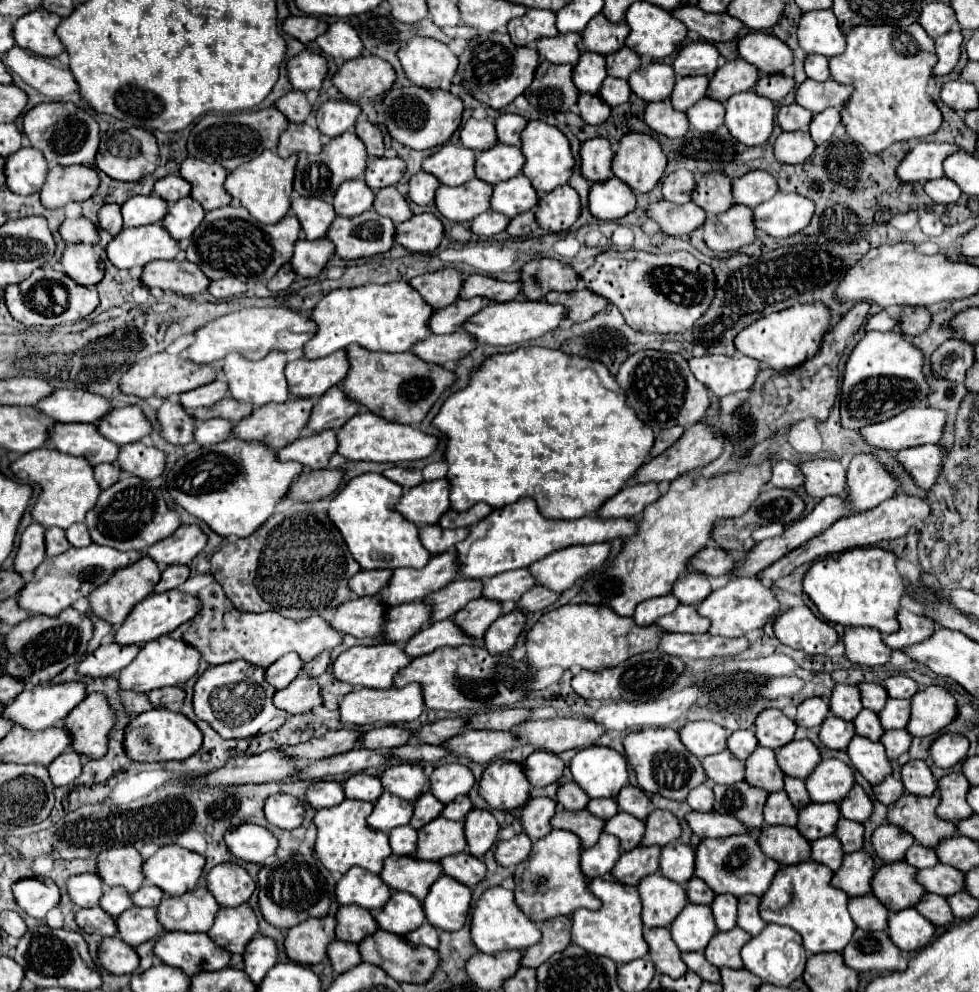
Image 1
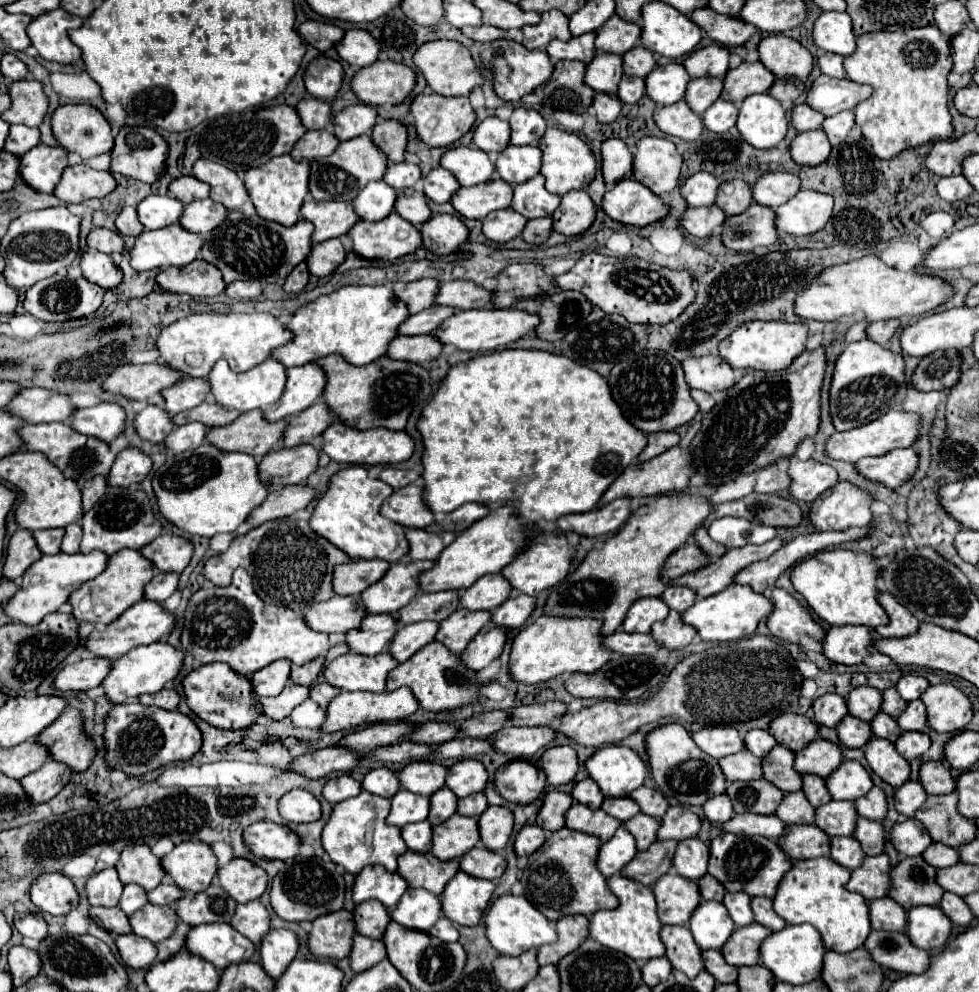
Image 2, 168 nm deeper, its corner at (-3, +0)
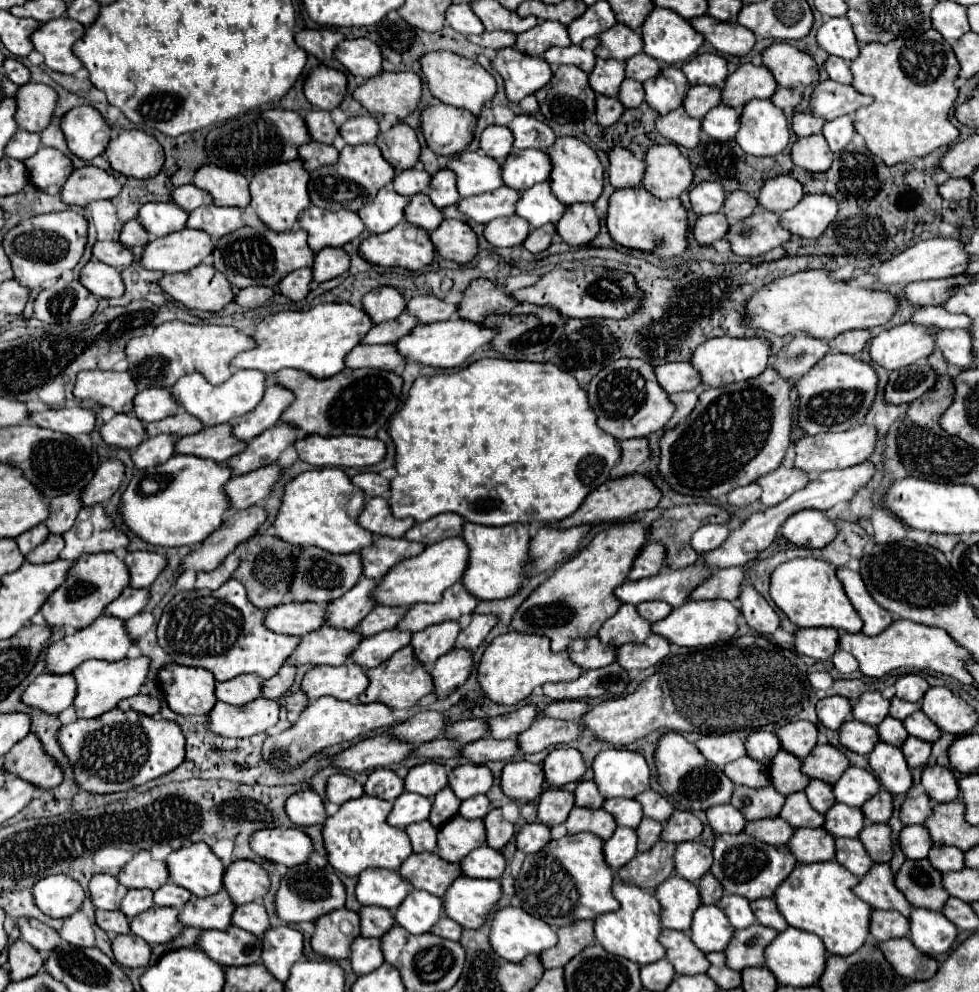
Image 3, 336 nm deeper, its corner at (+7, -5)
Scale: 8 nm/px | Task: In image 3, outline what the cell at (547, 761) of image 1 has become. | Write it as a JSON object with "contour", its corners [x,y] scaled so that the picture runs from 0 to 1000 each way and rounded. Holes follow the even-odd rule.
{"contour":[[[571,753],[559,761],[555,777],[557,777],[557,787],[561,791],[575,793],[577,789],[591,787],[591,783],[598,779],[598,769],[589,755]]]}

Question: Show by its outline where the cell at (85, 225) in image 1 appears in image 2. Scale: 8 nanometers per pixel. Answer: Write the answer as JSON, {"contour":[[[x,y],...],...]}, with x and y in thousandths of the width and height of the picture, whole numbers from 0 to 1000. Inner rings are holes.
{"contour":[[[97,230],[91,236],[91,250],[99,252],[99,254],[107,254],[107,256],[115,256],[115,254],[126,254],[128,246],[122,234],[109,232],[109,230]]]}

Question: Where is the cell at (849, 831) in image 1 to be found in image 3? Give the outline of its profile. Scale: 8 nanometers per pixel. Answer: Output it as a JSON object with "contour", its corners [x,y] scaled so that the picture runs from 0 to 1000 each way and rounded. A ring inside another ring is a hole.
{"contour":[[[884,832],[882,840],[877,840],[877,848],[882,848],[882,854],[894,870],[906,870],[910,866],[908,832]]]}

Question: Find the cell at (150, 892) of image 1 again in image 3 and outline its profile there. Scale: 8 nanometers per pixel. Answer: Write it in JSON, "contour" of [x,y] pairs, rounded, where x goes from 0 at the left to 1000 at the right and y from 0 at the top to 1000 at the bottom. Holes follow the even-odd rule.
{"contour":[[[169,890],[166,894],[162,894],[160,898],[156,898],[156,910],[158,912],[173,912],[173,914],[181,914],[185,916],[191,908],[193,908],[195,900],[179,890]]]}

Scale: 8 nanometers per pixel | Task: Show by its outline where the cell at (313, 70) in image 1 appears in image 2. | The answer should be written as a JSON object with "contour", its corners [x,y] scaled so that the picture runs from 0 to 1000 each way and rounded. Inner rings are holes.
{"contour":[[[326,56],[320,63],[316,63],[314,71],[312,71],[312,89],[320,99],[326,101],[342,101],[348,83],[350,83],[350,67],[344,60]]]}

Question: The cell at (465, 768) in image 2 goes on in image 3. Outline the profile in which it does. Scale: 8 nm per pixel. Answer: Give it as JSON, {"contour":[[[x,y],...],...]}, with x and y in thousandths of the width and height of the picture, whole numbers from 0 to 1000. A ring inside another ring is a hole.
{"contour":[[[469,771],[459,779],[459,793],[473,807],[497,799],[504,791],[504,781],[495,771]]]}

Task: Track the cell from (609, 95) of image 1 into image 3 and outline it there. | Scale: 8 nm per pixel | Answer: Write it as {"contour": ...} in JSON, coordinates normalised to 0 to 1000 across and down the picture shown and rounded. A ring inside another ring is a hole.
{"contour":[[[638,80],[634,90],[632,90],[632,96],[630,100],[636,104],[636,108],[653,108],[659,100],[659,92],[657,92],[657,86],[653,82],[647,82],[647,80]]]}

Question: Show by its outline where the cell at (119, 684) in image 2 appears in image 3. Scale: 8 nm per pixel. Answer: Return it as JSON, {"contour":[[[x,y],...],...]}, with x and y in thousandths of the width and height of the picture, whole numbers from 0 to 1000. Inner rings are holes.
{"contour":[[[140,662],[140,664],[124,664],[124,666],[101,666],[93,664],[81,670],[75,676],[75,682],[79,686],[79,703],[75,707],[77,719],[83,725],[95,725],[101,723],[122,711],[124,705],[142,701],[150,678],[152,678],[152,662]]]}

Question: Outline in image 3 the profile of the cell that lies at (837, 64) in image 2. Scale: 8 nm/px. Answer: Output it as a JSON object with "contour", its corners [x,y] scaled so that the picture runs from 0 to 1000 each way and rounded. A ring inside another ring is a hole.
{"contour":[[[845,57],[841,68],[843,68],[847,80],[851,80],[855,84],[869,84],[869,72],[867,72],[865,61],[861,61],[857,57]]]}

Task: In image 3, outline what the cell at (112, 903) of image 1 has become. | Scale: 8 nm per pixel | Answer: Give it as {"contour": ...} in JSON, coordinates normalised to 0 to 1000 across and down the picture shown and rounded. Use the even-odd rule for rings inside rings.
{"contour":[[[132,896],[124,908],[124,918],[134,926],[146,918],[156,914],[156,898],[154,896]]]}

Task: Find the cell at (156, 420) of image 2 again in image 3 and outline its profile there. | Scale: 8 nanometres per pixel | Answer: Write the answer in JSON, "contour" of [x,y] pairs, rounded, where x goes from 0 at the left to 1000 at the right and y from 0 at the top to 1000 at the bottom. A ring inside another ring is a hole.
{"contour":[[[117,418],[111,426],[103,430],[103,441],[109,449],[136,453],[150,443],[150,432],[146,424],[142,424],[138,418]]]}

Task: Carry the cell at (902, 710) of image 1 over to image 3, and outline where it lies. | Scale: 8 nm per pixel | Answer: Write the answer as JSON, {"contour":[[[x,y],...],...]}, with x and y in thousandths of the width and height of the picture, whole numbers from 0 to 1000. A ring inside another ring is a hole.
{"contour":[[[943,717],[931,719],[931,723],[926,723],[922,727],[922,731],[924,731],[924,735],[926,735],[928,741],[939,743],[943,747],[955,747],[961,741],[961,737],[957,735],[957,731],[951,725],[947,725]]]}

